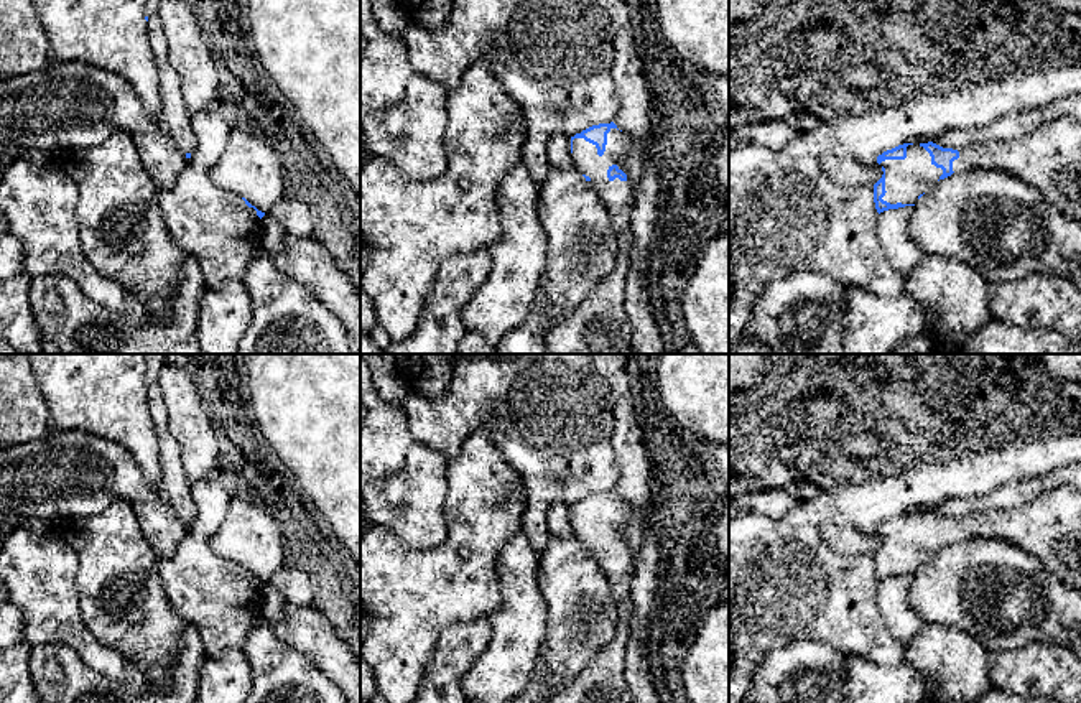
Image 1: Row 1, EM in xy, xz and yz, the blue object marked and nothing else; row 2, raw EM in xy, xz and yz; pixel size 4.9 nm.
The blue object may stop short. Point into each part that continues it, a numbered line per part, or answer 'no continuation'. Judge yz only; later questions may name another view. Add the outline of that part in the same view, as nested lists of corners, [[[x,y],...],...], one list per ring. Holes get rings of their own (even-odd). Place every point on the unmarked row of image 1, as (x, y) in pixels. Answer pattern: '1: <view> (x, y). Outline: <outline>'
1: yz (905, 549). Outline: [[[908,514],[905,528],[885,528],[880,535],[885,537],[887,560],[882,568],[890,573],[915,573],[918,565],[928,561],[943,543],[920,514]]]

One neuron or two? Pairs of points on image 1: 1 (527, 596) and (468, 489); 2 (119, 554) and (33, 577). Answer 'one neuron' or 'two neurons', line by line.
1: two neurons
2: two neurons

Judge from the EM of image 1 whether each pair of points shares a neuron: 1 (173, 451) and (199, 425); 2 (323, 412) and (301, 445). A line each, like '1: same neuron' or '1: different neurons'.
1: different neurons
2: same neuron

